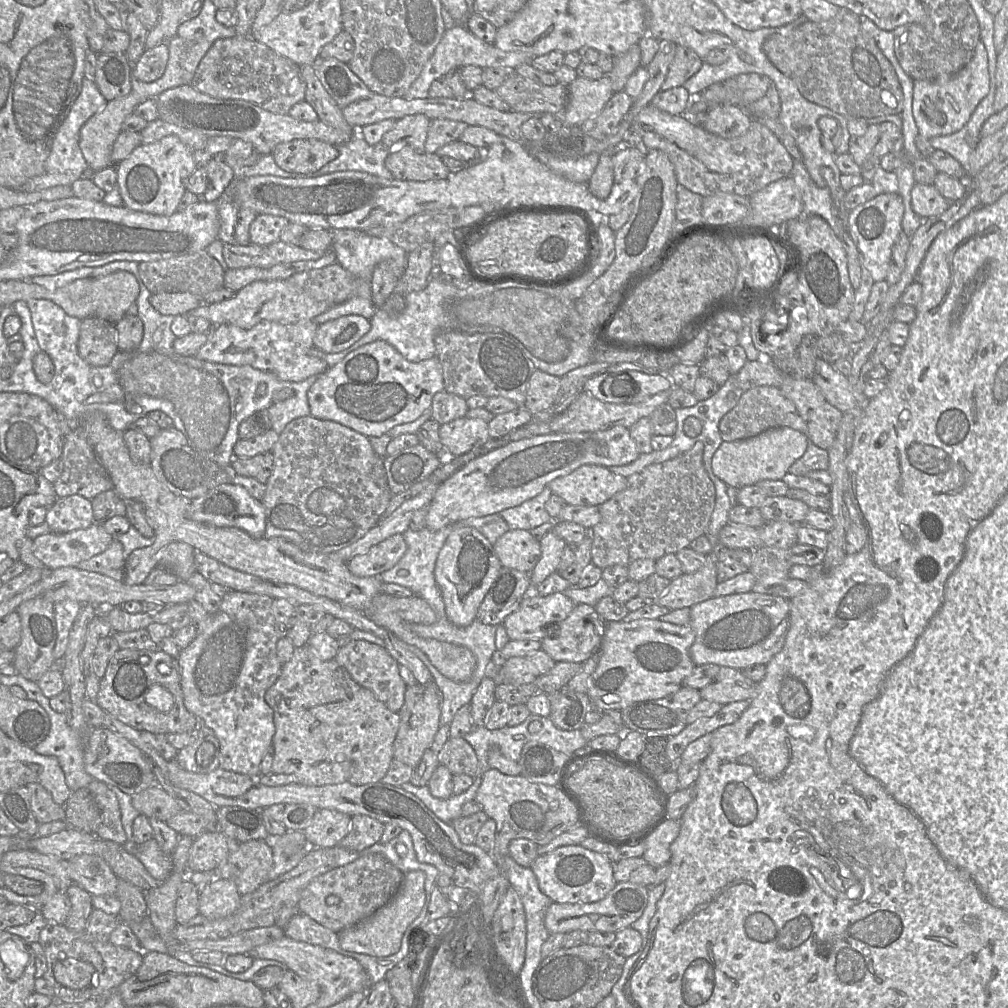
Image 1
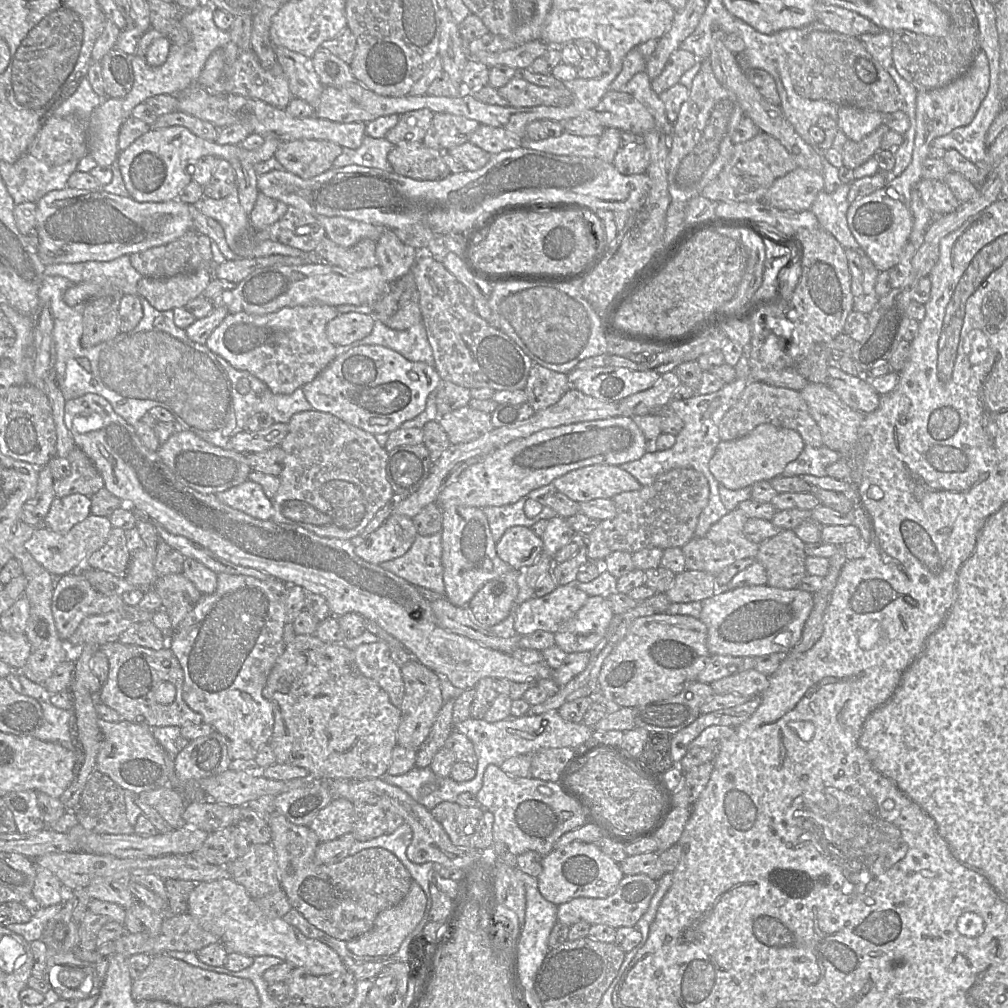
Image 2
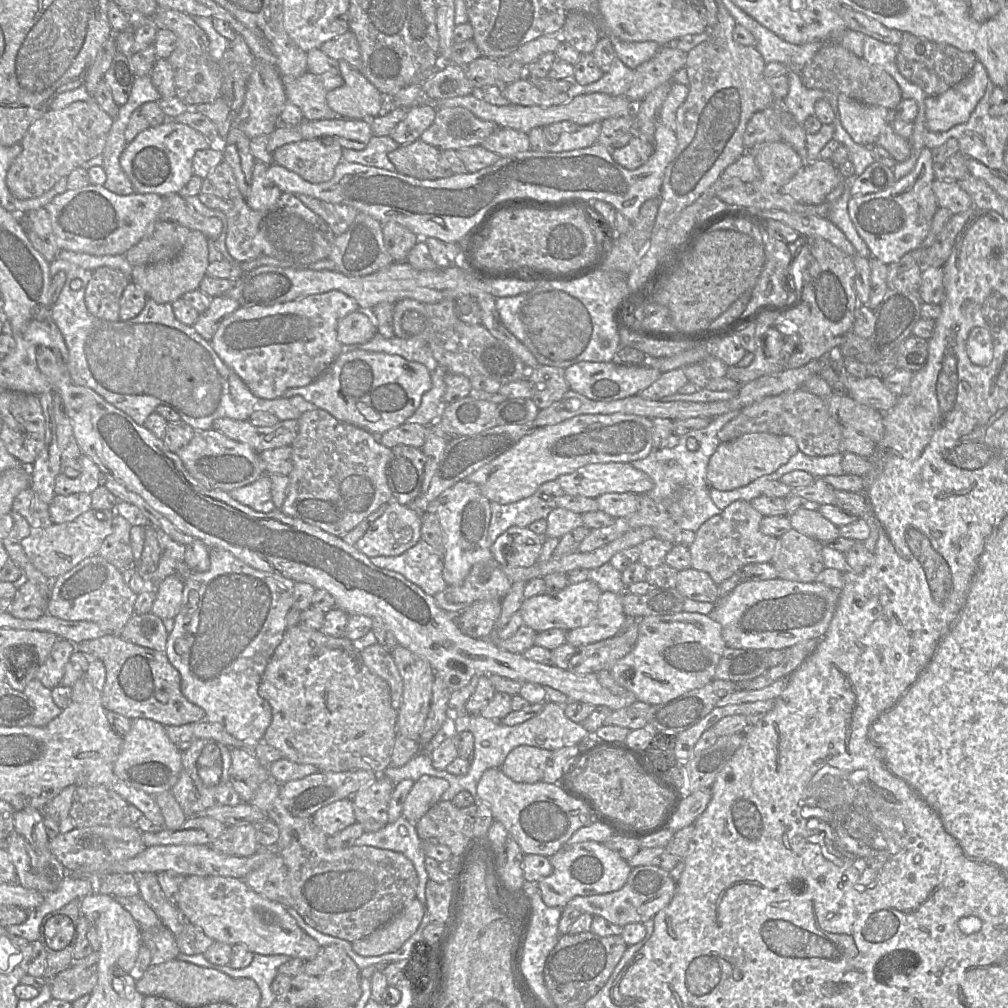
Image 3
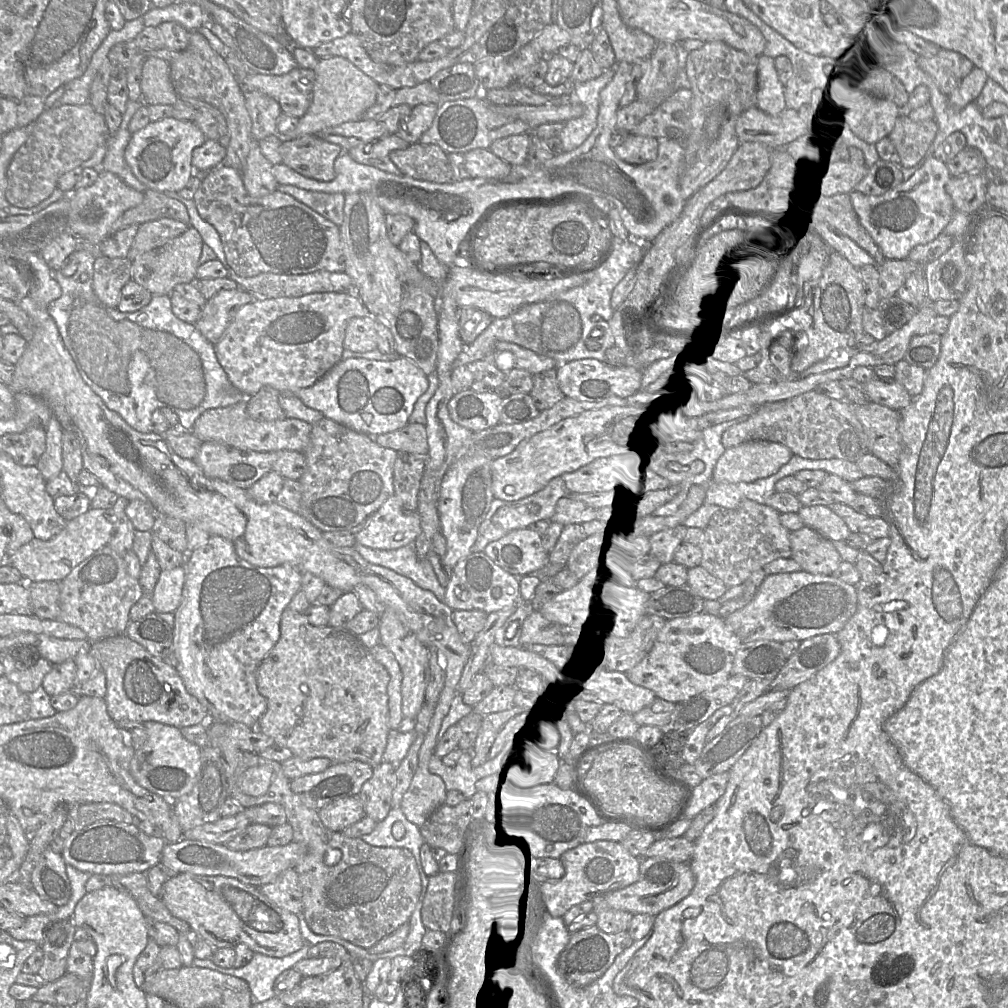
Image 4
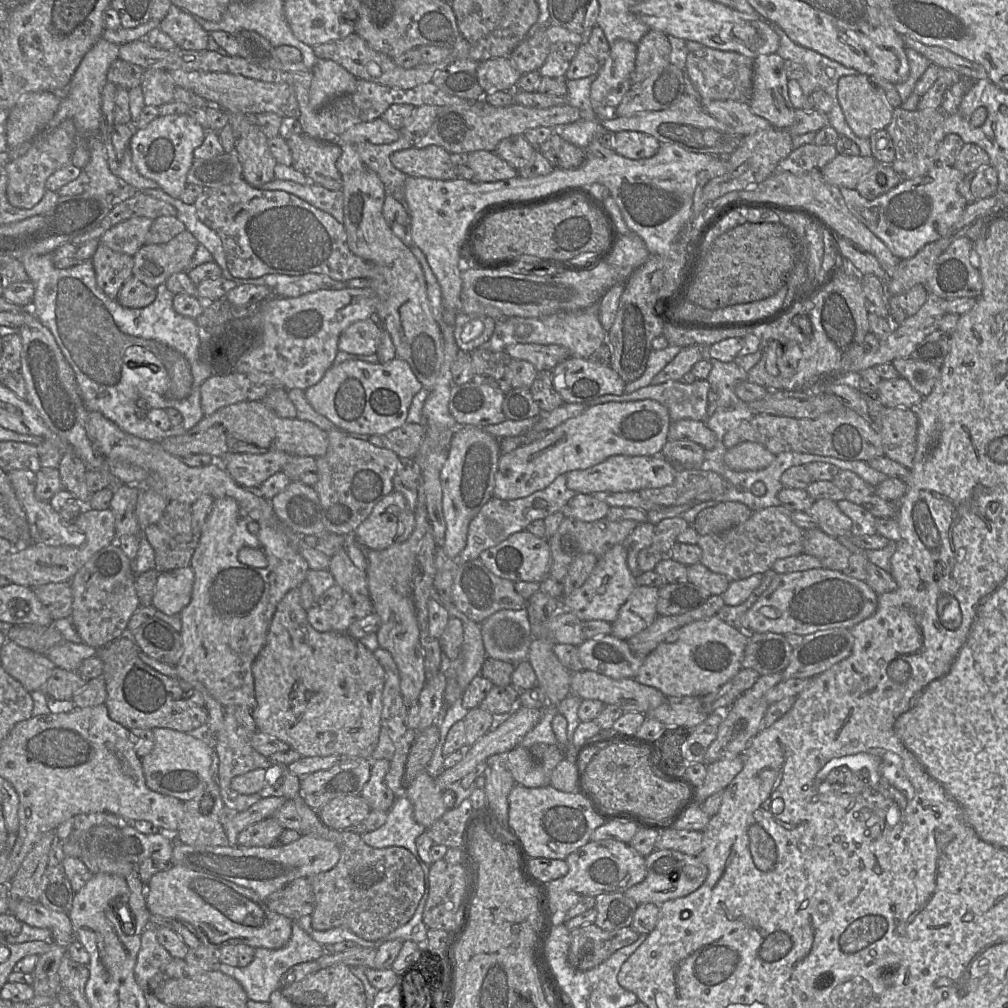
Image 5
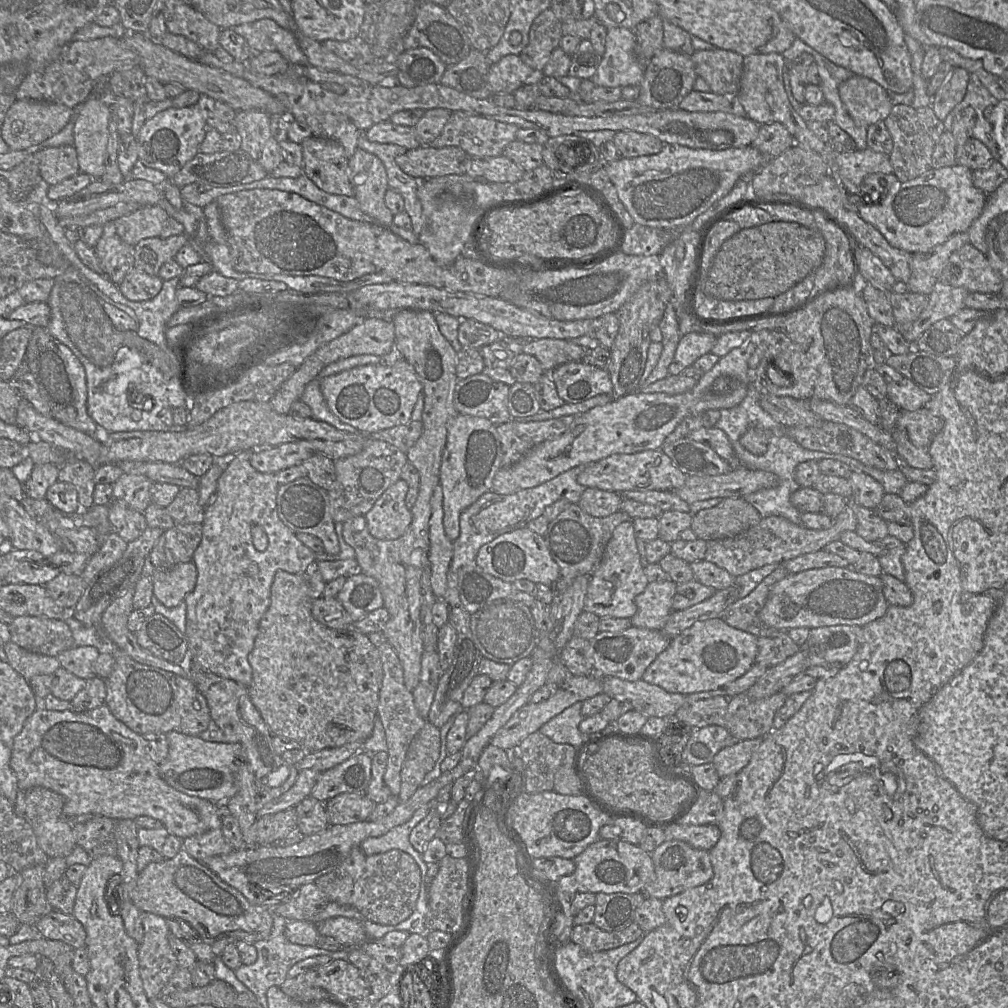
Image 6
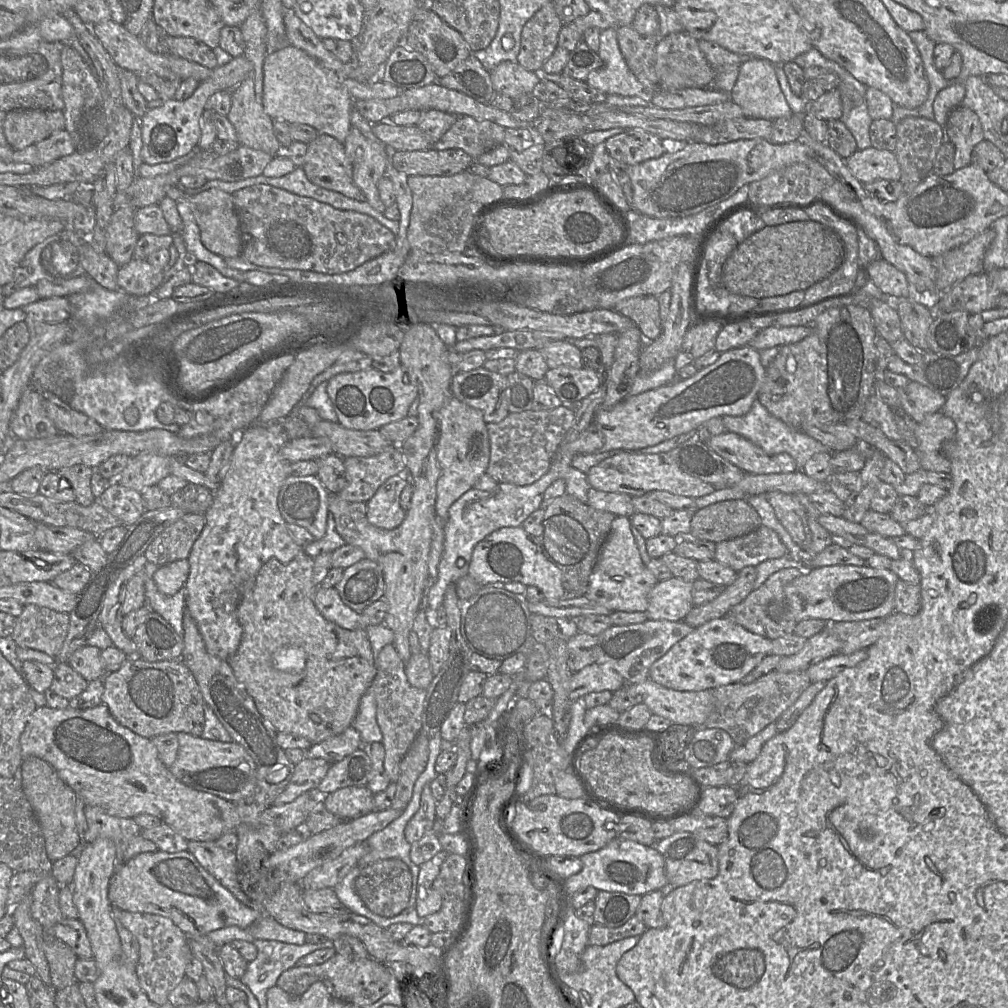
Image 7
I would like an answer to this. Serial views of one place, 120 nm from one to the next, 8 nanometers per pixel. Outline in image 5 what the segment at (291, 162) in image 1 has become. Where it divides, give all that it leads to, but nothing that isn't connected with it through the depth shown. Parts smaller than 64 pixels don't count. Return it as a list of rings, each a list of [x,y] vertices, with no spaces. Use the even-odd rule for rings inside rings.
[[[304,133],[292,136],[287,143],[294,169],[328,190],[342,190],[343,176],[336,166],[342,154],[340,144],[317,140]]]

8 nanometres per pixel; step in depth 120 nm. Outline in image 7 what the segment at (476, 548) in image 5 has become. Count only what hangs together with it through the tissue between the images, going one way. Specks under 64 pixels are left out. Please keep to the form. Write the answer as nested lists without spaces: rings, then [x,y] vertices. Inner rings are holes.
[[[561,442],[549,470],[534,483],[526,486],[498,484],[492,491],[471,488],[450,506],[448,519],[444,522],[444,550],[438,566],[438,576],[434,583],[429,584],[425,595],[426,618],[433,628],[437,627],[436,610],[443,606],[447,587],[468,575],[473,550],[477,543],[498,529],[522,527],[525,519],[541,506],[545,490],[555,480],[563,479],[566,493],[587,504],[591,486],[587,475],[571,465],[570,460],[574,456],[568,451],[568,443],[570,442]]]

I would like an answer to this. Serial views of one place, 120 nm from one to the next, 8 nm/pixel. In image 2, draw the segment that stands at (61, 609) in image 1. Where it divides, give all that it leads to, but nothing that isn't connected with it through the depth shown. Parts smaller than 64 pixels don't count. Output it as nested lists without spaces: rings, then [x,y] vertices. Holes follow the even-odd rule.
[[[74,571],[56,578],[51,610],[59,637],[67,642],[85,618],[116,611],[124,605],[122,596],[99,593],[79,571]]]

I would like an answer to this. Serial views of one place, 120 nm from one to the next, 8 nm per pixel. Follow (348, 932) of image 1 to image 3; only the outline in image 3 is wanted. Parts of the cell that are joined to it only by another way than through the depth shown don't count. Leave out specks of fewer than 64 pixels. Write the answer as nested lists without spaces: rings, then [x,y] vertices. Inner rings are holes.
[[[414,898],[390,921],[366,937],[352,942],[352,948],[361,956],[379,956],[396,952],[416,932],[423,914],[423,905]]]

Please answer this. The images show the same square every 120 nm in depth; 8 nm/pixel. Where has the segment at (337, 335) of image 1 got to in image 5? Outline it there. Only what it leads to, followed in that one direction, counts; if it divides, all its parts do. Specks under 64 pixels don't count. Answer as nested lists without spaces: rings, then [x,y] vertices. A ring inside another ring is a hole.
[[[375,318],[357,321],[340,335],[338,350],[354,355],[377,353],[383,328]]]

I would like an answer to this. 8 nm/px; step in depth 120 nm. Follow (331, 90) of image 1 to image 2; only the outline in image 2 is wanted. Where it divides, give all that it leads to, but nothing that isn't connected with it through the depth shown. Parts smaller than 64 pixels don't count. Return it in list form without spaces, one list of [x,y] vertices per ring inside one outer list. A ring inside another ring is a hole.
[[[321,46],[311,59],[323,86],[343,87],[356,81],[349,65],[337,56],[322,50]]]

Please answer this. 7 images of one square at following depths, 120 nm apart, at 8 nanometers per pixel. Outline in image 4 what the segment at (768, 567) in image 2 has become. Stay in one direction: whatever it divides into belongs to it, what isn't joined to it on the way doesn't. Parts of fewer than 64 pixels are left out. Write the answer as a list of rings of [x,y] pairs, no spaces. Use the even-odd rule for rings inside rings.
[[[805,525],[801,529],[790,533],[790,544],[791,558],[800,565],[802,571],[812,574],[831,575],[842,562],[833,542]]]

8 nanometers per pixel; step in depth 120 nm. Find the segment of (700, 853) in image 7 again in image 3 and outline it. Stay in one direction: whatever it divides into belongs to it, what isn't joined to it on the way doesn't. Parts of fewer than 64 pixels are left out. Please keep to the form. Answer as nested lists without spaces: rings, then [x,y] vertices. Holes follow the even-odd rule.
[[[653,865],[632,868],[625,885],[617,891],[605,894],[576,896],[567,906],[576,908],[582,913],[601,916],[609,922],[624,927],[629,923],[645,923],[665,908],[676,891],[675,882],[670,872]]]

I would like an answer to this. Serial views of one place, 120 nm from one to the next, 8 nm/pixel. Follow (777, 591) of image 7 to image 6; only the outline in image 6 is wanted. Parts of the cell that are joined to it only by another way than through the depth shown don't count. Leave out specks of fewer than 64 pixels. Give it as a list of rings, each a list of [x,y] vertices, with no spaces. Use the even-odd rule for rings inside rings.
[[[779,566],[746,597],[738,599],[725,608],[720,614],[720,618],[728,625],[756,637],[772,635],[778,630],[764,624],[760,619],[760,612],[766,603],[771,588],[787,575],[788,571],[783,566]]]

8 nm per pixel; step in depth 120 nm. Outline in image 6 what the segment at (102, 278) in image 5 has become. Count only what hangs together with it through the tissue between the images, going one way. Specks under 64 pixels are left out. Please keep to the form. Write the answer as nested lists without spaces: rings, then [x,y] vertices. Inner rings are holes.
[[[114,221],[102,227],[103,233],[95,246],[95,252],[104,275],[119,286],[134,268],[134,247],[118,236]]]

